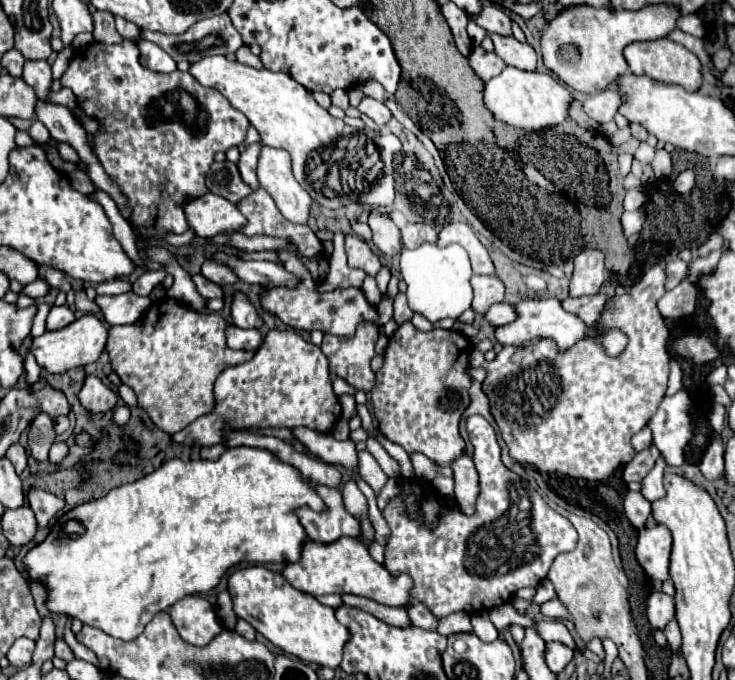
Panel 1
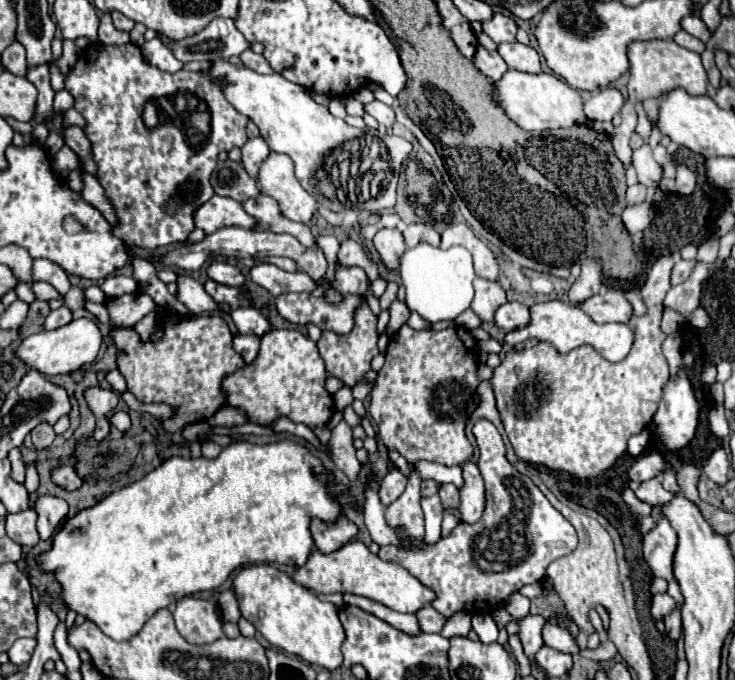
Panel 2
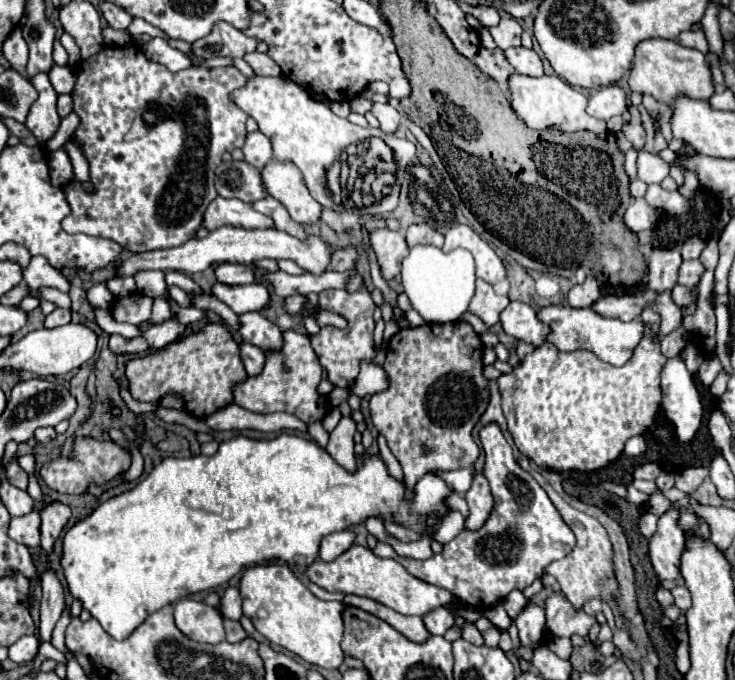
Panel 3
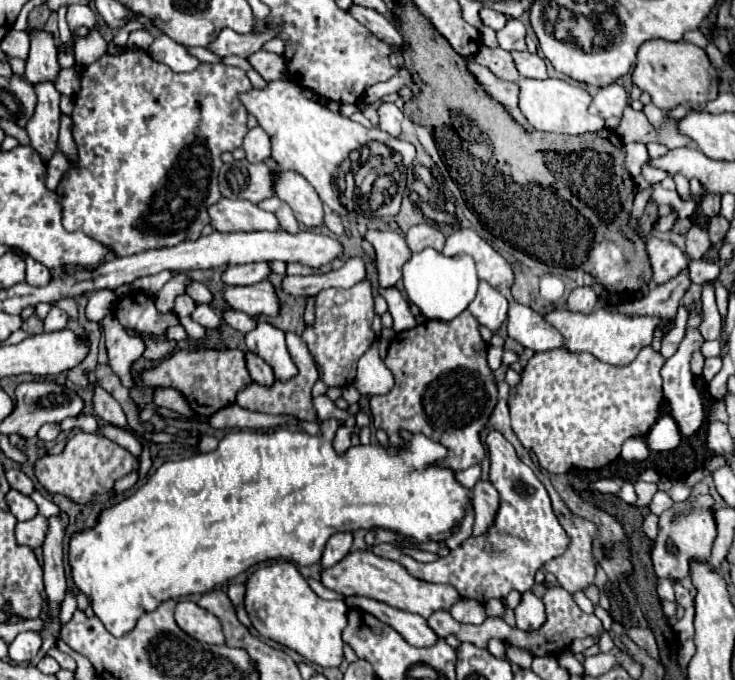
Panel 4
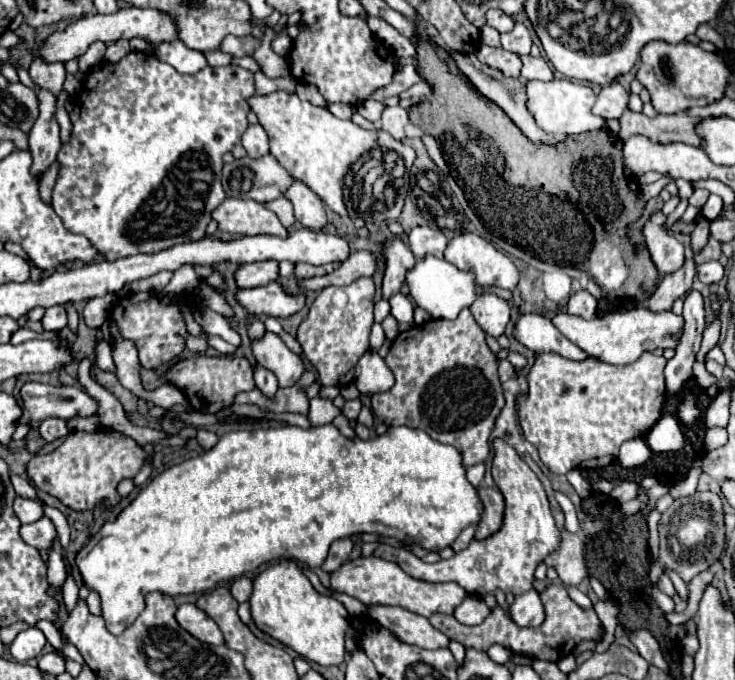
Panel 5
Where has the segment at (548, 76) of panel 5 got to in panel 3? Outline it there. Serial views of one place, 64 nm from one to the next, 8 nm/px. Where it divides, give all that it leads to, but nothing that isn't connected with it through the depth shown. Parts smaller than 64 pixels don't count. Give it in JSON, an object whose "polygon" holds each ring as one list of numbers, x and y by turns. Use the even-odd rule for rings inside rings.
{"polygon":[[516,46,516,48,506,48,504,56,512,64,512,68,516,68,518,74,526,74,526,76,542,76,544,74,542,60,534,50]]}

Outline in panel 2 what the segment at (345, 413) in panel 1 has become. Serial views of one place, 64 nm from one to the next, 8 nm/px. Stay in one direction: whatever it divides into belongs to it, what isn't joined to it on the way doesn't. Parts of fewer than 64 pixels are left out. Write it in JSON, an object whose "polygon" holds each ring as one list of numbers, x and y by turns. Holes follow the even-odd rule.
{"polygon":[[342,388,342,390,338,390,338,392,334,394,334,404,336,404,336,408,338,408,340,412,344,412,344,408,350,406,352,402,354,402,354,398,352,398,352,390,350,390,350,388]]}

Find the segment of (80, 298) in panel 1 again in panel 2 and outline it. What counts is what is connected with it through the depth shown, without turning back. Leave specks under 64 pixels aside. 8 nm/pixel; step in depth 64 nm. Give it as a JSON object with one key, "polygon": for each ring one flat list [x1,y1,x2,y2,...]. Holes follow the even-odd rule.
{"polygon":[[84,302,84,308,90,312,90,314,94,314,100,322,108,322,108,312,106,312,106,308,104,308,104,304,92,304,92,302]]}

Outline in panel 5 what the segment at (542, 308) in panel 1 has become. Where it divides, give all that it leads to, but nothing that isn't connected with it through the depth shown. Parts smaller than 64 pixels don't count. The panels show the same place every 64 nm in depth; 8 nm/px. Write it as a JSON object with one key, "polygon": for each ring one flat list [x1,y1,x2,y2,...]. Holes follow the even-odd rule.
{"polygon":[[644,306,632,308,632,310,618,310,618,312,606,312,598,314,592,320,584,320,580,316,572,316,568,312,558,312,552,318,552,324,568,338,572,340,580,350,588,352,590,356,608,362,608,364,632,364,634,360,640,358,642,352,646,350,656,350,656,348,676,348,684,318,676,316,674,312,660,312,652,314]]}

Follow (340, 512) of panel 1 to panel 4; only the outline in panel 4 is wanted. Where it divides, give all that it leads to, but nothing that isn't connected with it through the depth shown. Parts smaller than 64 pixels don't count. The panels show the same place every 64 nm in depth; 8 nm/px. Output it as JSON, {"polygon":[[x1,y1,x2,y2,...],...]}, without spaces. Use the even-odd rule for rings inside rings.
{"polygon":[[338,532,336,536,330,536,320,564,324,568,334,566,336,562,340,562,350,552,350,546,352,546,352,534,350,532]]}

